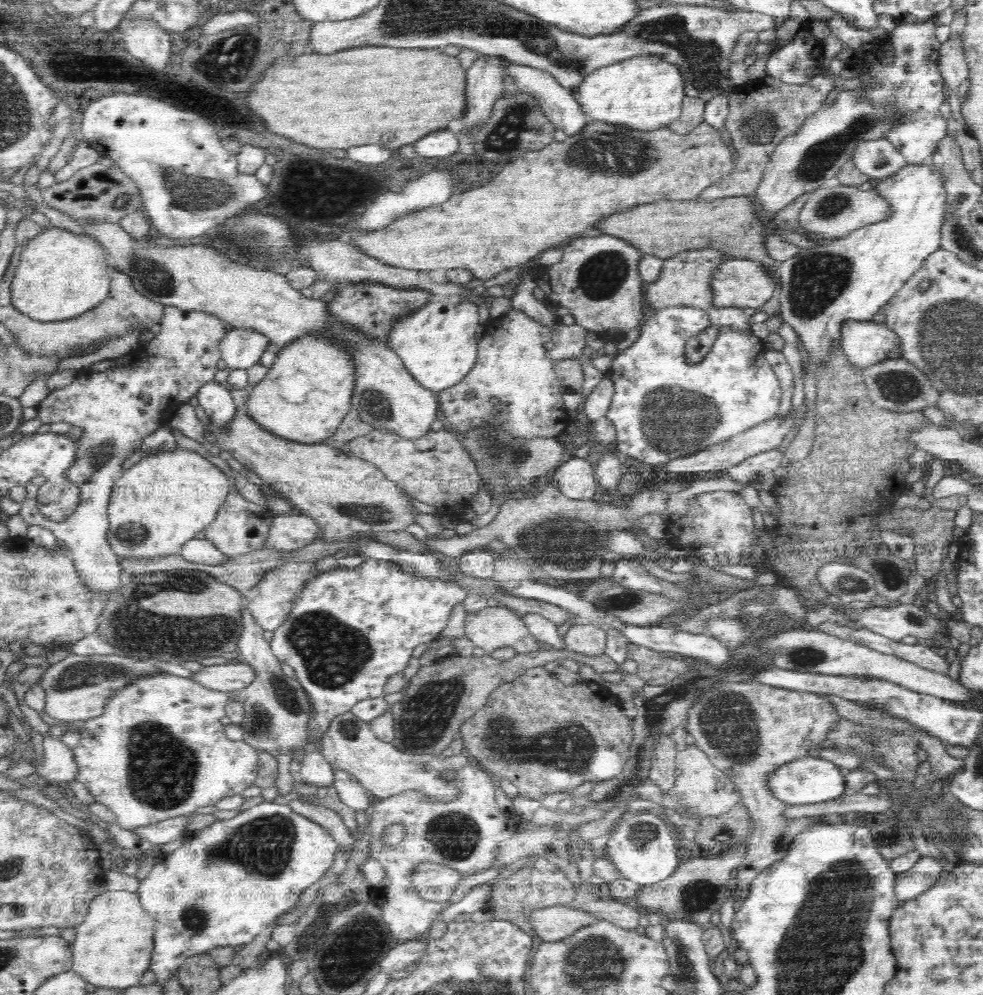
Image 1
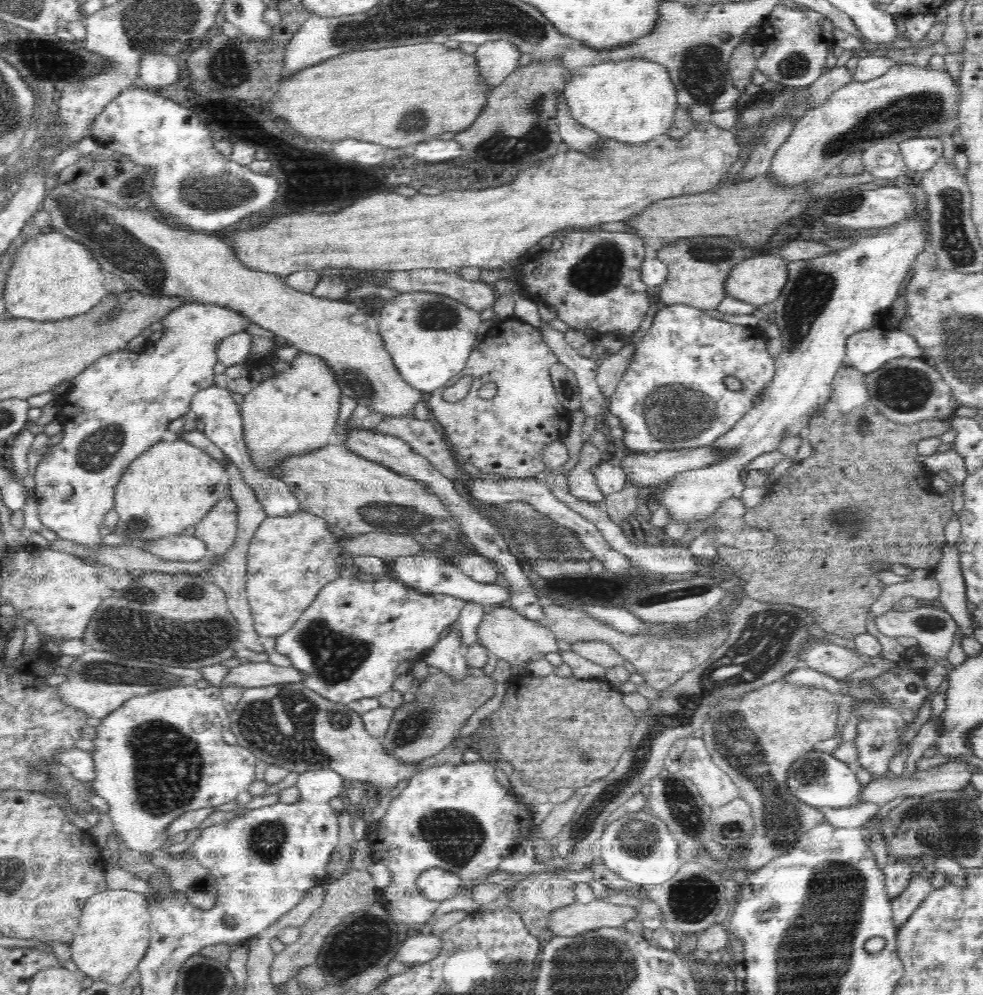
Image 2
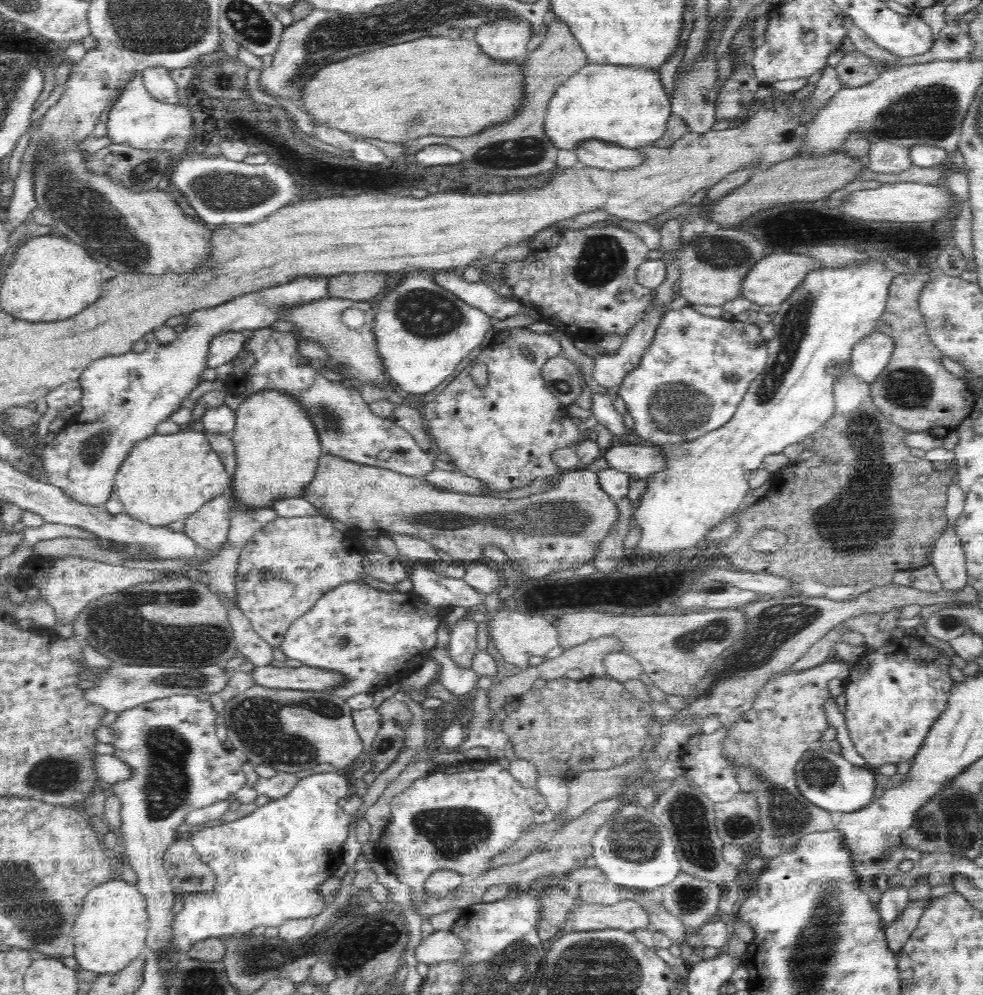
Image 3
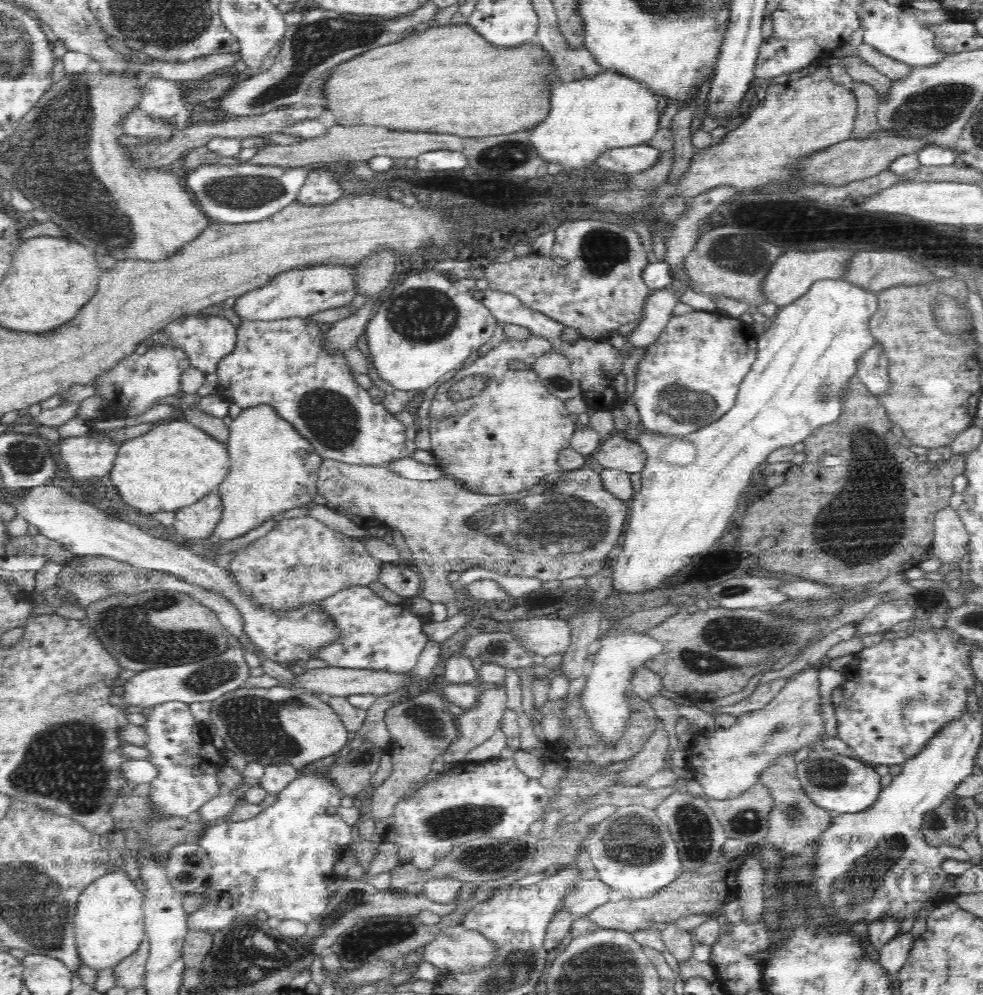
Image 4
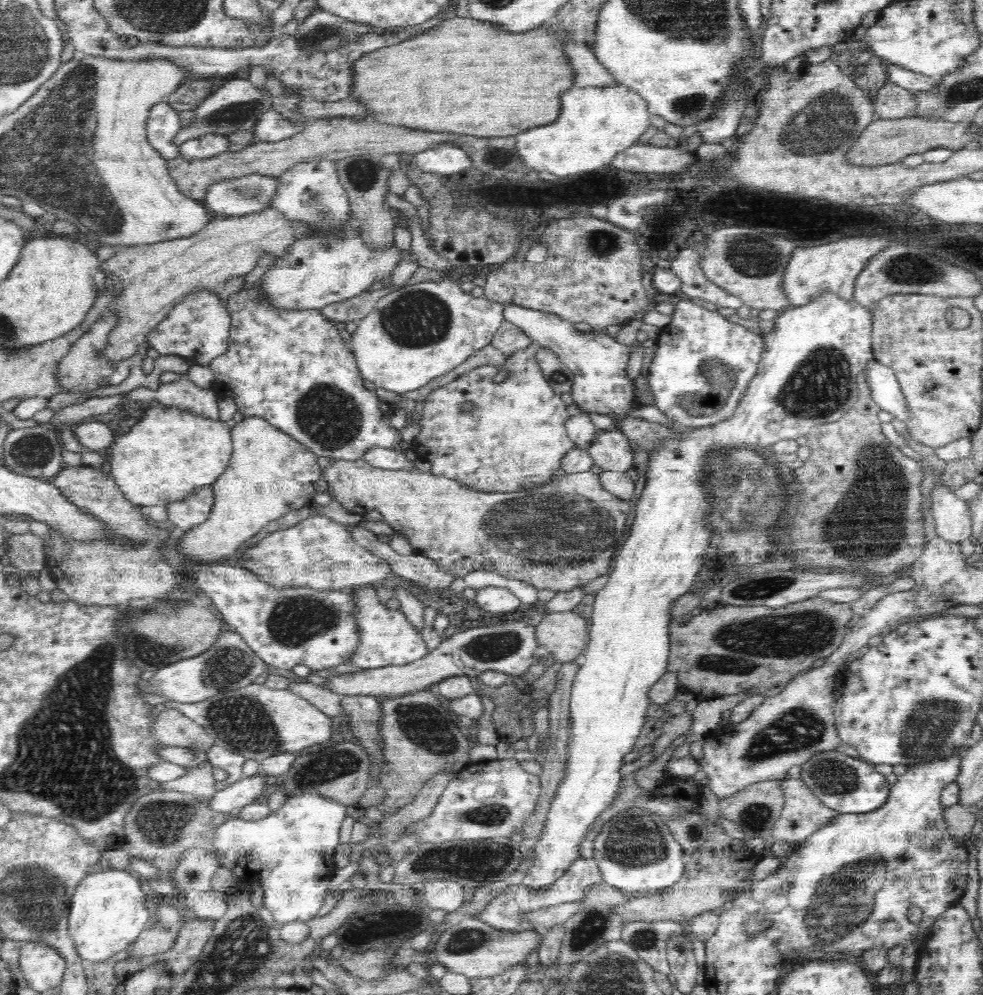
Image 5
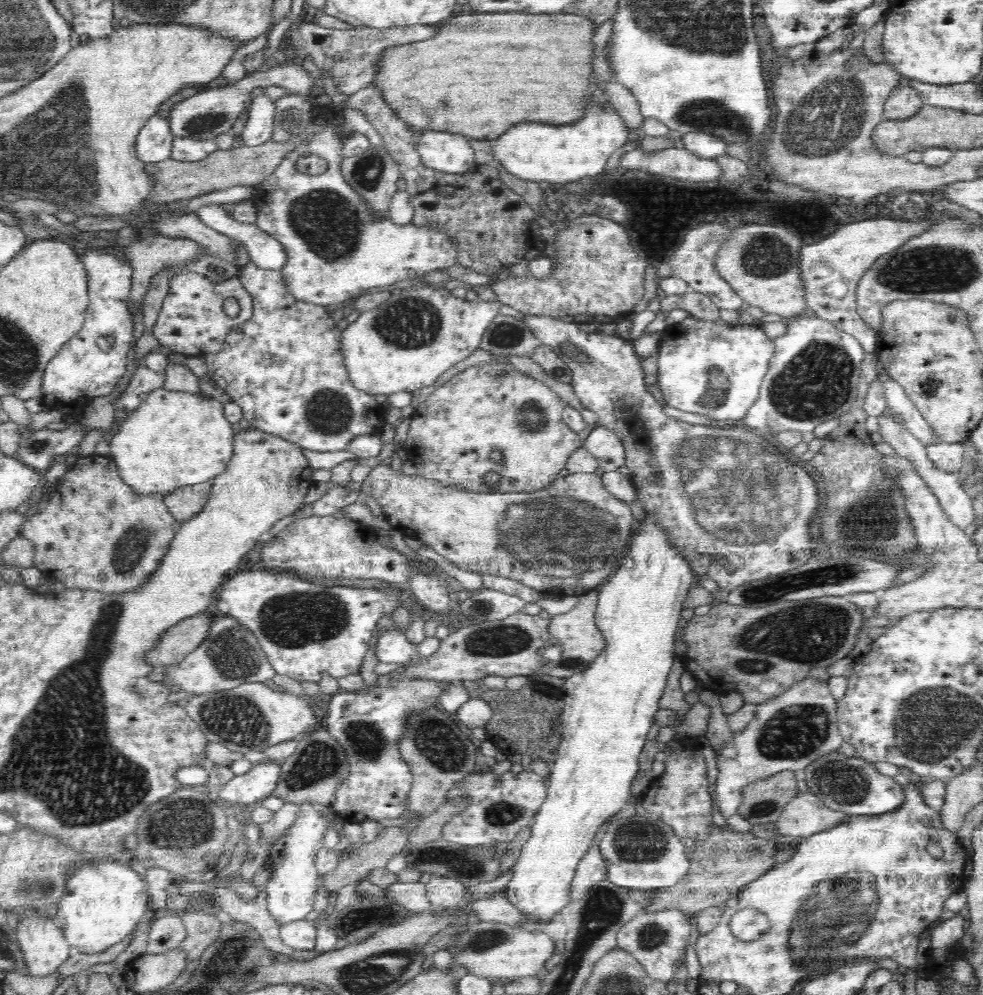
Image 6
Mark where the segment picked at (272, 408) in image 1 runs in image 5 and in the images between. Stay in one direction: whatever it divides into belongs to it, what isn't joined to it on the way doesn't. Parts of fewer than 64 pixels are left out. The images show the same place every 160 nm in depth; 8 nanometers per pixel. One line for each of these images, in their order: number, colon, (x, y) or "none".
2: (295, 412)
3: (277, 448)
4: (273, 468)
5: (269, 474)

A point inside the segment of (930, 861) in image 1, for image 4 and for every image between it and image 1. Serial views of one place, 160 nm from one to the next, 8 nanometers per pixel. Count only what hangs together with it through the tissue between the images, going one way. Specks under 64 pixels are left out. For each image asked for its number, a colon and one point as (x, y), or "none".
2: (920, 887)
3: (900, 930)
4: (894, 954)

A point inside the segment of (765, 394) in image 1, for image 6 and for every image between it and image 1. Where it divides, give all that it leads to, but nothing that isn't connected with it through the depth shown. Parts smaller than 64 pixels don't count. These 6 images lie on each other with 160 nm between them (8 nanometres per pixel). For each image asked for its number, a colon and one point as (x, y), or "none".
2: (672, 396)
3: (678, 393)
4: (689, 377)
5: (703, 363)
6: (715, 369)

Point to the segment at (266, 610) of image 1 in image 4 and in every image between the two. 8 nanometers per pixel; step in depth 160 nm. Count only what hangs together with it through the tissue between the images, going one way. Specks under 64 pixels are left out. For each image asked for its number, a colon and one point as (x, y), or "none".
2: (290, 558)
3: (287, 565)
4: (299, 561)

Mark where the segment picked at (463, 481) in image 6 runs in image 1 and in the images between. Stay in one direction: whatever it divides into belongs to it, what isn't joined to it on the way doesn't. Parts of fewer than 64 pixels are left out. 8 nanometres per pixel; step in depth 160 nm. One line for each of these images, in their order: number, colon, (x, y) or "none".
1: (513, 366)
2: (505, 435)
3: (504, 434)
4: (506, 439)
5: (515, 438)

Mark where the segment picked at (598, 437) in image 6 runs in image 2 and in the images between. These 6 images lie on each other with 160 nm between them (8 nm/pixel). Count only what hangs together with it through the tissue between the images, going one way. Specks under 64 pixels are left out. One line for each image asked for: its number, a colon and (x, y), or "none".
2: (644, 470)
3: (641, 461)
4: (617, 452)
5: (611, 451)

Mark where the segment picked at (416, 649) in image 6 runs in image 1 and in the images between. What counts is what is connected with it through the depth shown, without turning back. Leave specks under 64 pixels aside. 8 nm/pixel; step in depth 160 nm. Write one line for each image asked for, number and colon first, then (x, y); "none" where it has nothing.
1: (349, 629)
2: (356, 637)
3: (375, 638)
4: (373, 634)
5: (386, 637)

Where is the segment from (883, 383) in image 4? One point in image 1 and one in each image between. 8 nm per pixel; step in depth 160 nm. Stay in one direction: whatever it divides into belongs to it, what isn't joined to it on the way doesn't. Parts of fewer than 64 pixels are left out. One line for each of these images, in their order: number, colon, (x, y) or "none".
1: (865, 343)
2: (867, 350)
3: (869, 357)

